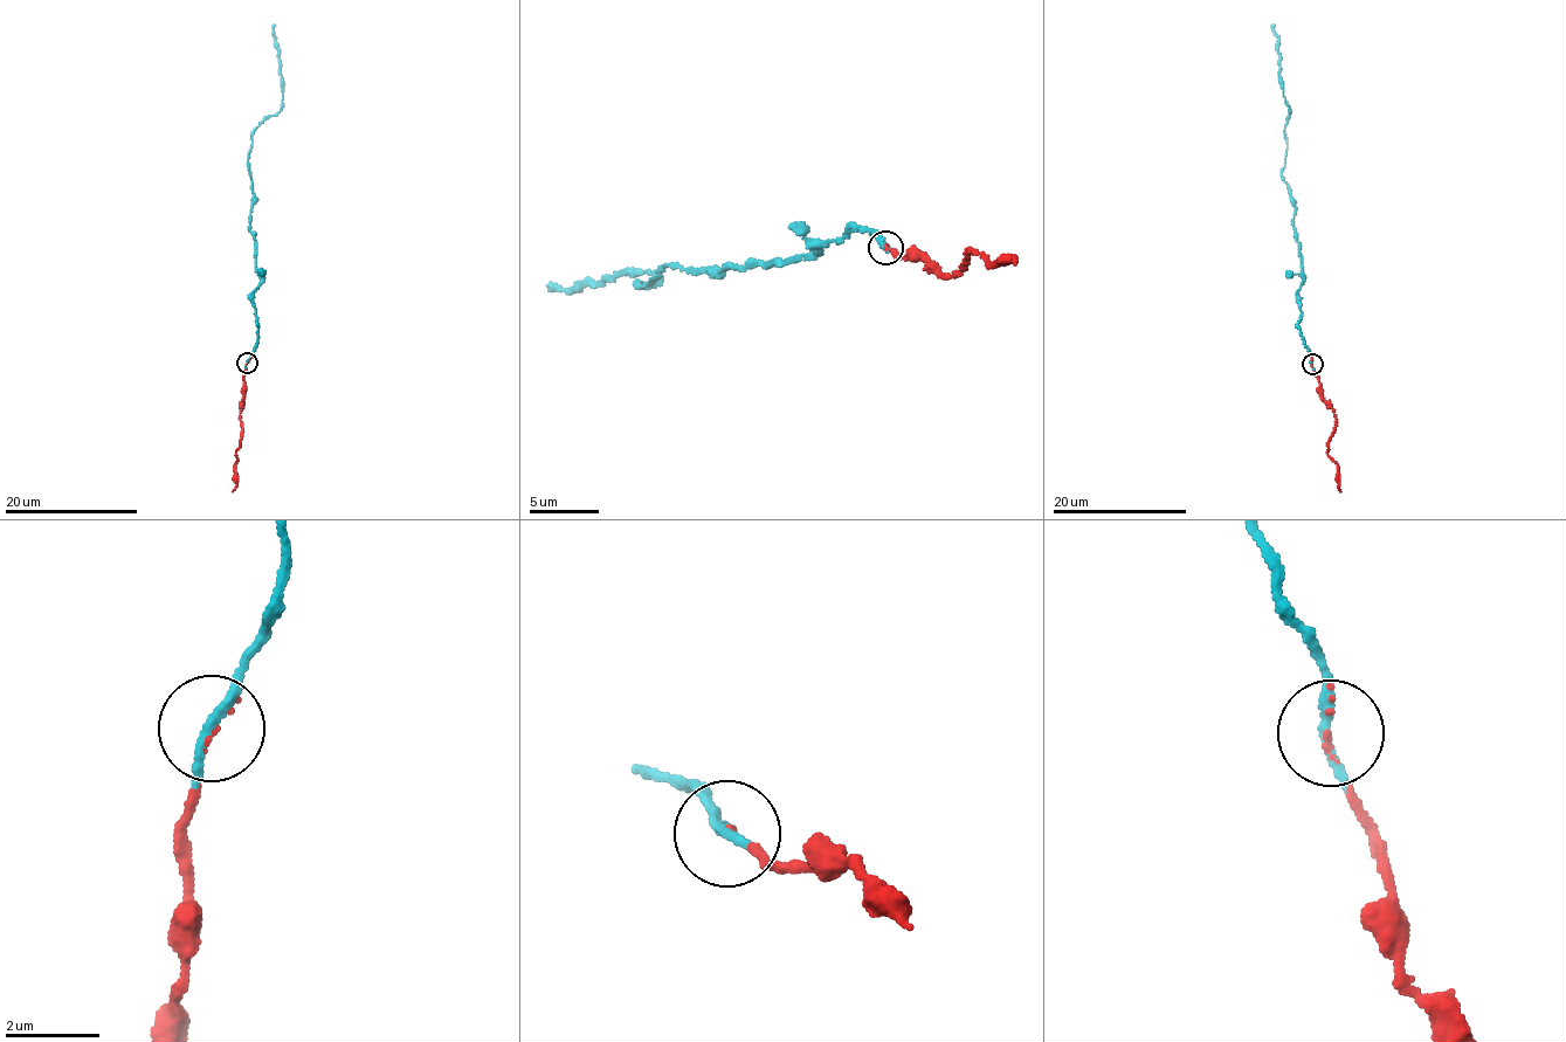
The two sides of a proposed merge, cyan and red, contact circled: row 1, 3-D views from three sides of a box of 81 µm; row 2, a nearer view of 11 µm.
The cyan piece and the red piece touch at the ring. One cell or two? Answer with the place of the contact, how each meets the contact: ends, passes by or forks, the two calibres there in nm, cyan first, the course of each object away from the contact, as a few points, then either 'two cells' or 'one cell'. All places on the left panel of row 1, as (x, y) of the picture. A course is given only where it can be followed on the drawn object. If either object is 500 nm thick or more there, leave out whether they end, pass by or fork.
(247, 363) | cyan ends | red passes by | 280/50 nm | cyan via (248, 363), (256, 342), (253, 294), (260, 275), (249, 229), (248, 153), (253, 131), (280, 110), (275, 25) | red via (248, 363), (240, 408), (242, 432), (235, 455), (237, 487), (232, 491) | one cell

